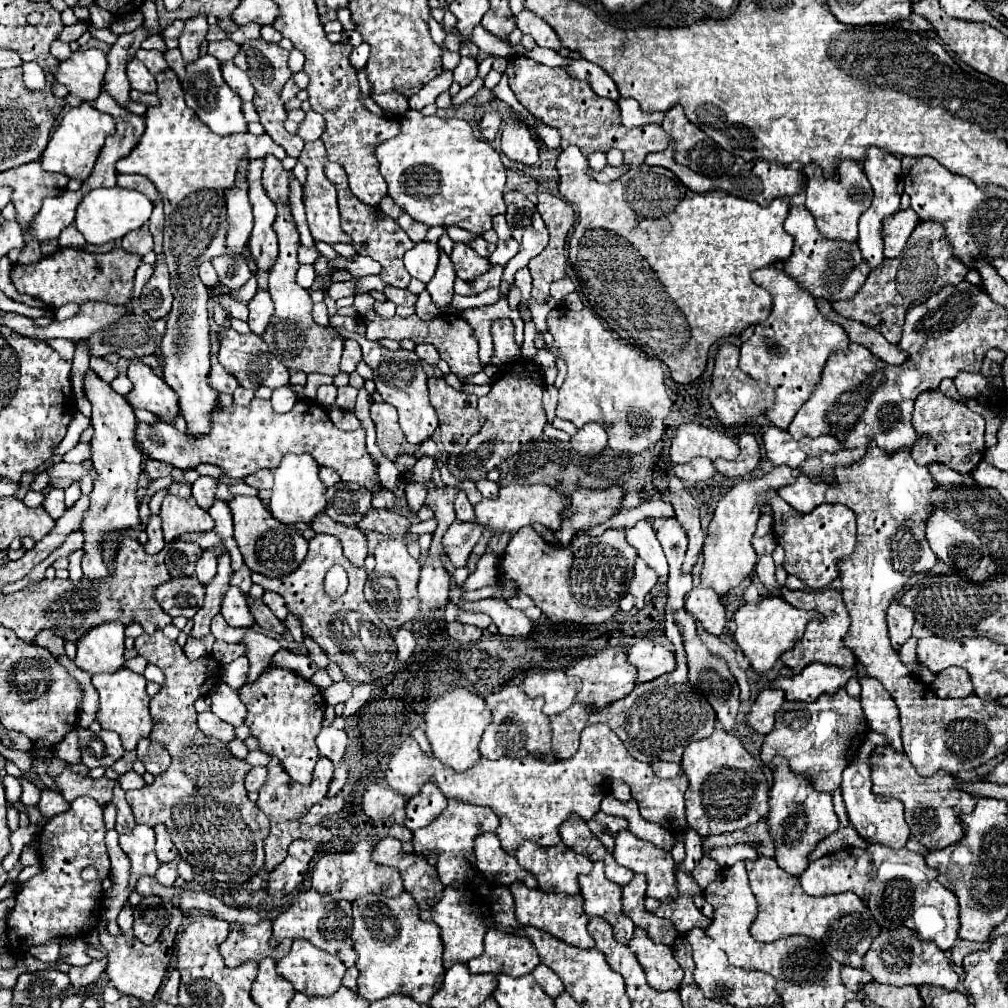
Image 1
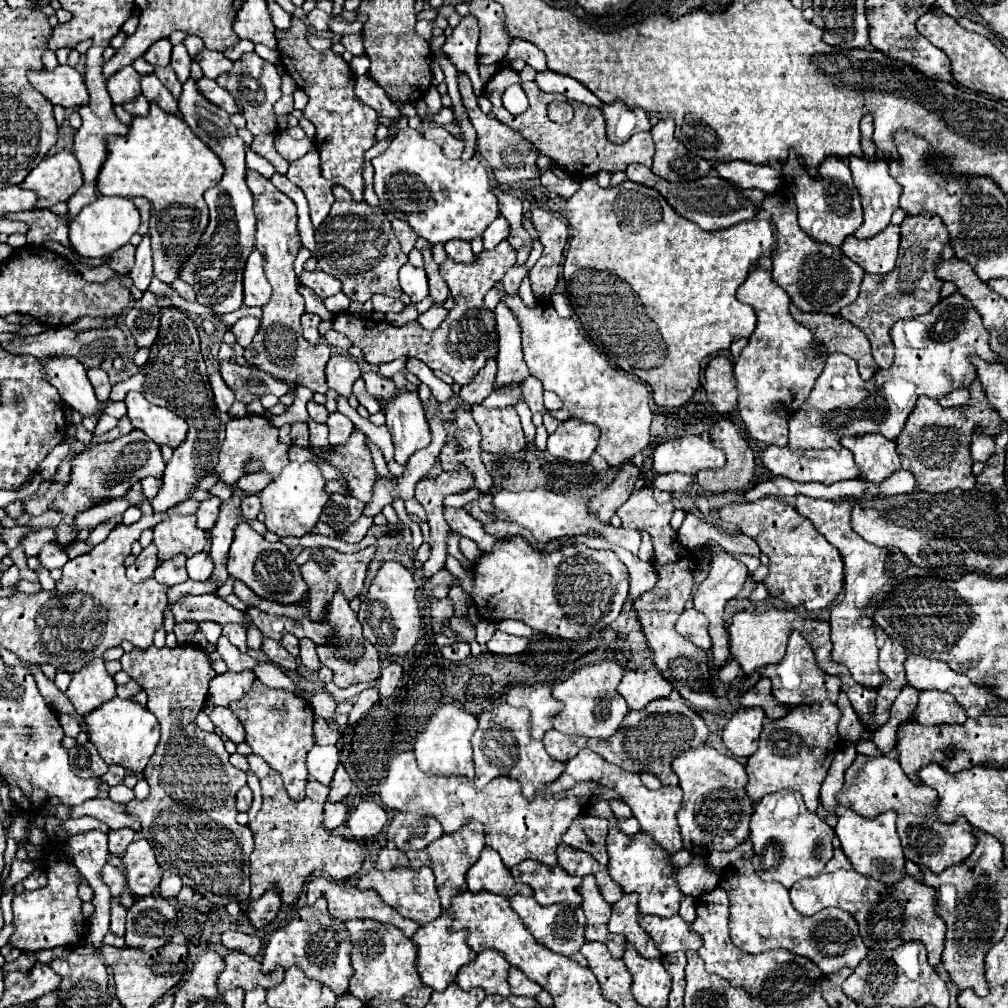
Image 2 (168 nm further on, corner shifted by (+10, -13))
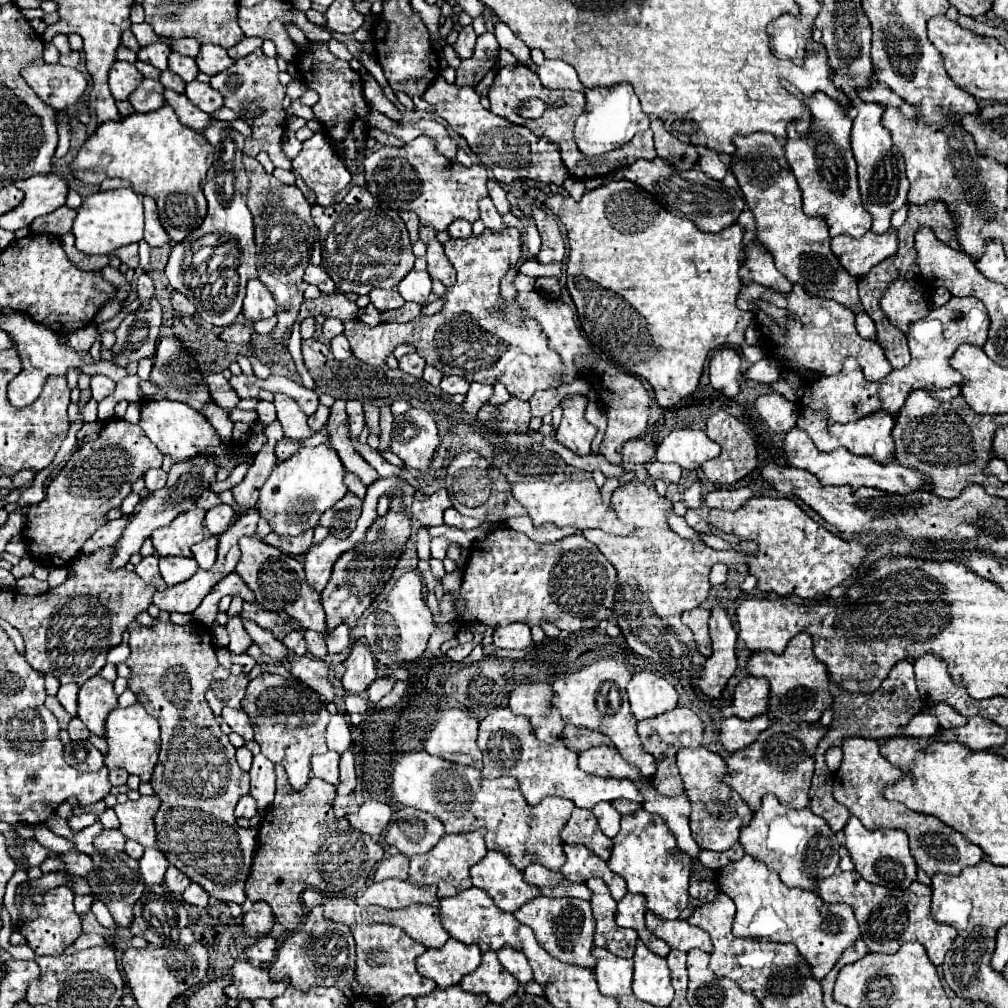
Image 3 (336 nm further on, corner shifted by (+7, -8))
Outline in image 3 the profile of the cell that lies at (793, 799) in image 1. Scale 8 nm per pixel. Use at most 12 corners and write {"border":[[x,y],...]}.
{"border":[[765,795],[747,855],[787,887],[835,875],[841,847],[809,807]]}

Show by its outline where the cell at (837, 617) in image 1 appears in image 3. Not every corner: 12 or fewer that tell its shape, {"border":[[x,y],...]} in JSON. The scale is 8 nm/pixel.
{"border":[[807,633],[785,653],[753,653],[775,719],[817,723],[833,703]]}

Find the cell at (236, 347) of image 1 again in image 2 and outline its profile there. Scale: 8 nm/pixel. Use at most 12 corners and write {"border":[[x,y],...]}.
{"border":[[232,360],[220,364],[220,374],[236,394],[250,404],[264,394],[280,398],[290,384],[254,366]]}

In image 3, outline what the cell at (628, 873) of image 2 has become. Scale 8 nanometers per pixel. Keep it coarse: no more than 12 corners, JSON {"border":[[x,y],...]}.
{"border":[[659,815],[621,817],[609,869],[675,919],[689,861]]}

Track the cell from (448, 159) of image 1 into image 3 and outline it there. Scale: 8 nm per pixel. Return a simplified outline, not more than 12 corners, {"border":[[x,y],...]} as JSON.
{"border":[[421,135],[363,159],[365,187],[445,231],[479,219],[487,169]]}

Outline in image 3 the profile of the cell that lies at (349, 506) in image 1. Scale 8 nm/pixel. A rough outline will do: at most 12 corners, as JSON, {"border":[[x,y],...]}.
{"border":[[347,493],[319,523],[331,535],[347,537],[363,501]]}

